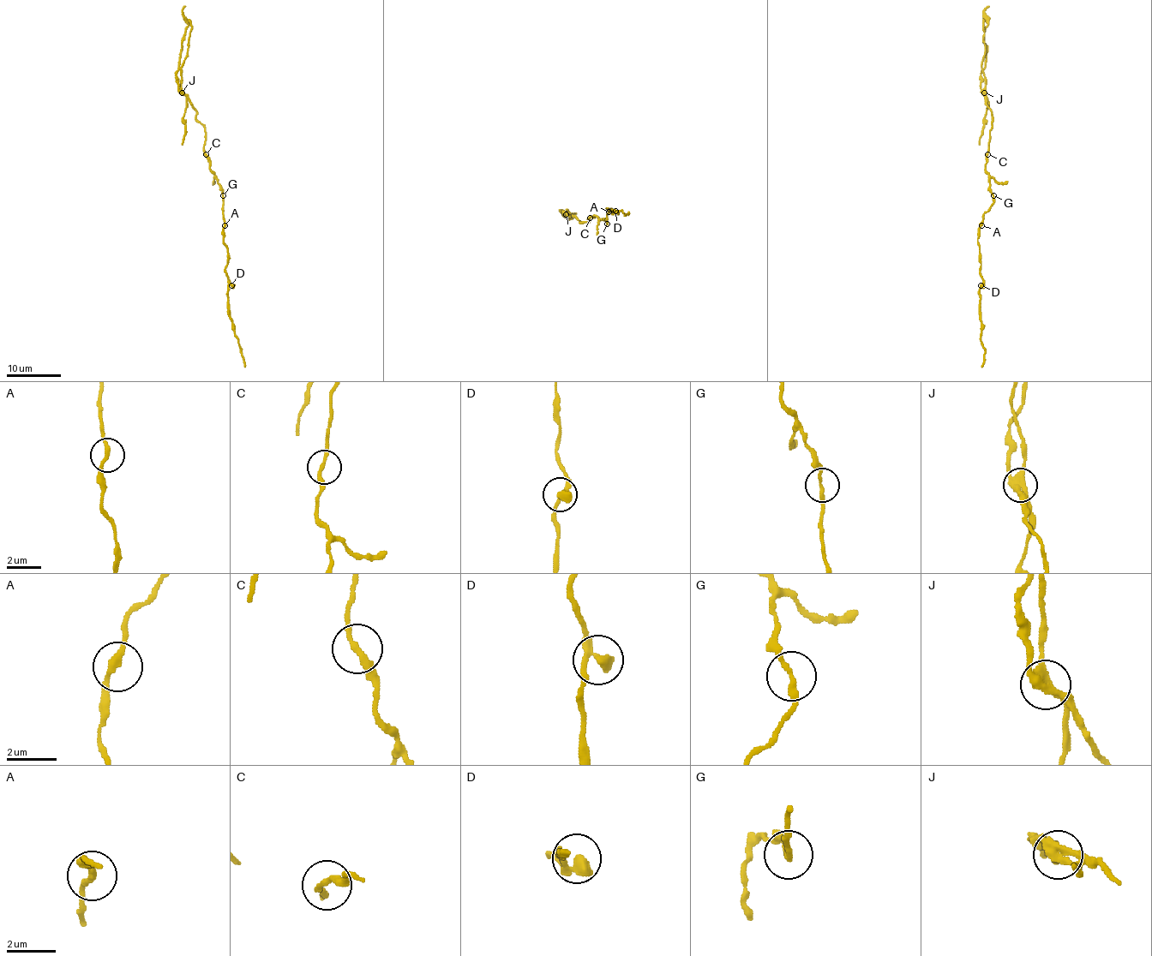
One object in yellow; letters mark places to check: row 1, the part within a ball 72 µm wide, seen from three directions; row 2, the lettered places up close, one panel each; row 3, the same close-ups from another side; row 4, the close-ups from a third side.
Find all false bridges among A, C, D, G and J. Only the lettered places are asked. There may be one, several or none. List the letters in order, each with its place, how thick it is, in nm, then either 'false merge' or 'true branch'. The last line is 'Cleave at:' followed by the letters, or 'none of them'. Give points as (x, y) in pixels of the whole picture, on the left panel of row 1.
A: at (224, 225); 220 nm thick; true branch
C: at (206, 154); 240 nm thick; true branch
D: at (231, 285); 360 nm thick; true branch
G: at (223, 195); 200 nm thick; true branch
J: at (182, 92); 360 nm thick; false merge
Cleave at: J

